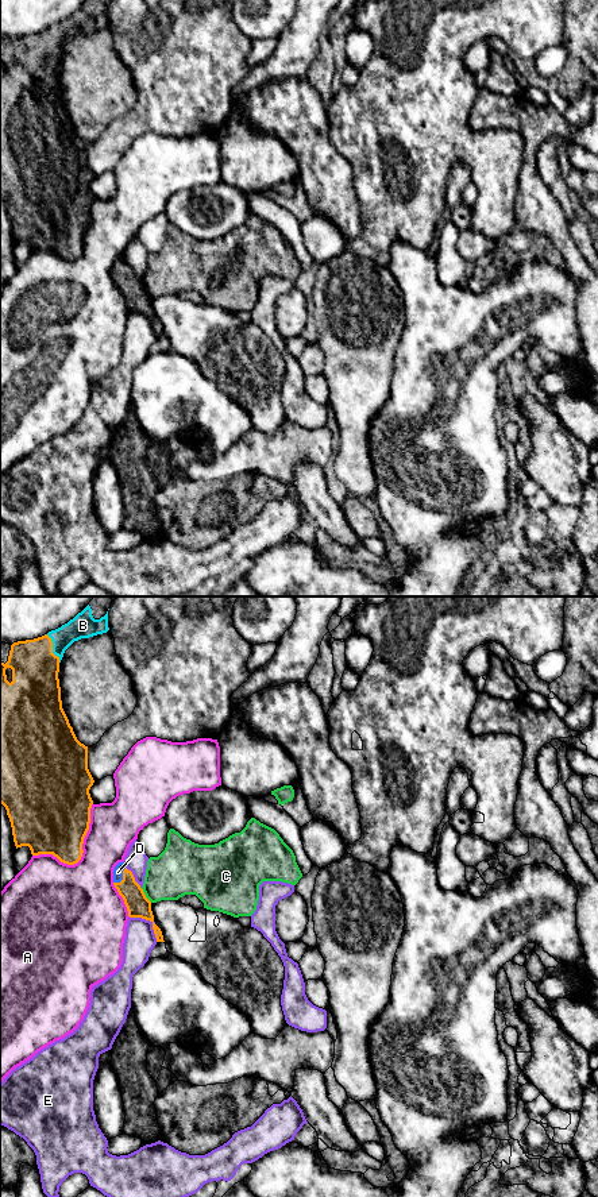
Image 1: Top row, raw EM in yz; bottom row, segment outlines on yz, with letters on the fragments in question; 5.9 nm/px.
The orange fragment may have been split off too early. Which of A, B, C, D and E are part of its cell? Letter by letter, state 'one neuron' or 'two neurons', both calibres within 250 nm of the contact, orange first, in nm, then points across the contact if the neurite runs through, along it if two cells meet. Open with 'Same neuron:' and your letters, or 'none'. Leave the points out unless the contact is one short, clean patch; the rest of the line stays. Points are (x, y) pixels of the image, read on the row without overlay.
Same neuron: B, D
A: two neurons; calibres 380 and 400 nm
B: one neuron; calibres 280 and 150 nm
C: two neurons; calibres 140 and 300 nm; border yz (141, 284), (151, 297)
D: one neuron; calibres 140 and 60 nm; way yz (138, 301), (123, 273), (118, 267)
E: two neurons; calibres 140 and 180 nm

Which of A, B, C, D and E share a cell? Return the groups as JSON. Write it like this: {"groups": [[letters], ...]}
{"groups": [["A"], ["B", "D"], ["C"], ["E"]]}

